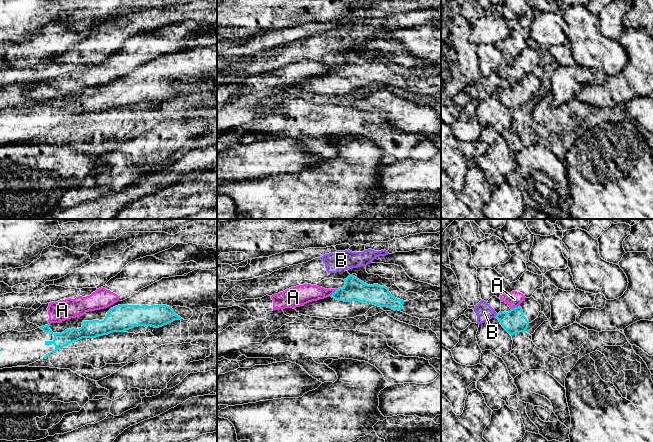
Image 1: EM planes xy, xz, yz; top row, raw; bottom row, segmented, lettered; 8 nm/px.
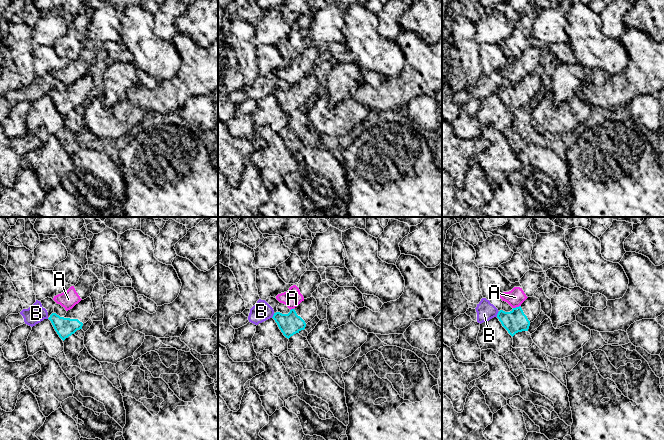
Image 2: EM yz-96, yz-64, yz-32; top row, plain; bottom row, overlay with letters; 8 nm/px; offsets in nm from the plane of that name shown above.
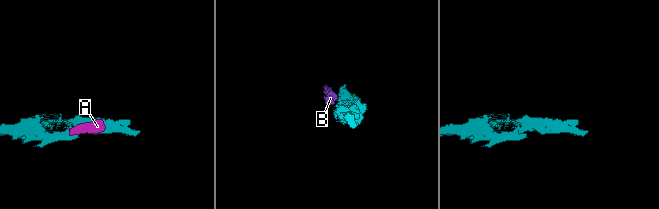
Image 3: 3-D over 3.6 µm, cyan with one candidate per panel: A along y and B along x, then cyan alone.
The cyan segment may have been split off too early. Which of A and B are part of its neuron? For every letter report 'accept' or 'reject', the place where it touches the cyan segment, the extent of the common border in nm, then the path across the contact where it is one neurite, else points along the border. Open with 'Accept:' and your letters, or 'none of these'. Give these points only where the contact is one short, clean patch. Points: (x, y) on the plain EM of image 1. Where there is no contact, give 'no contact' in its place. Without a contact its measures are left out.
Accept: none of these
A: reject | yz (515, 83) | 80 nm
B: reject | yz (496, 91) | 30 nm | along yz (497, 90), (495, 92)

